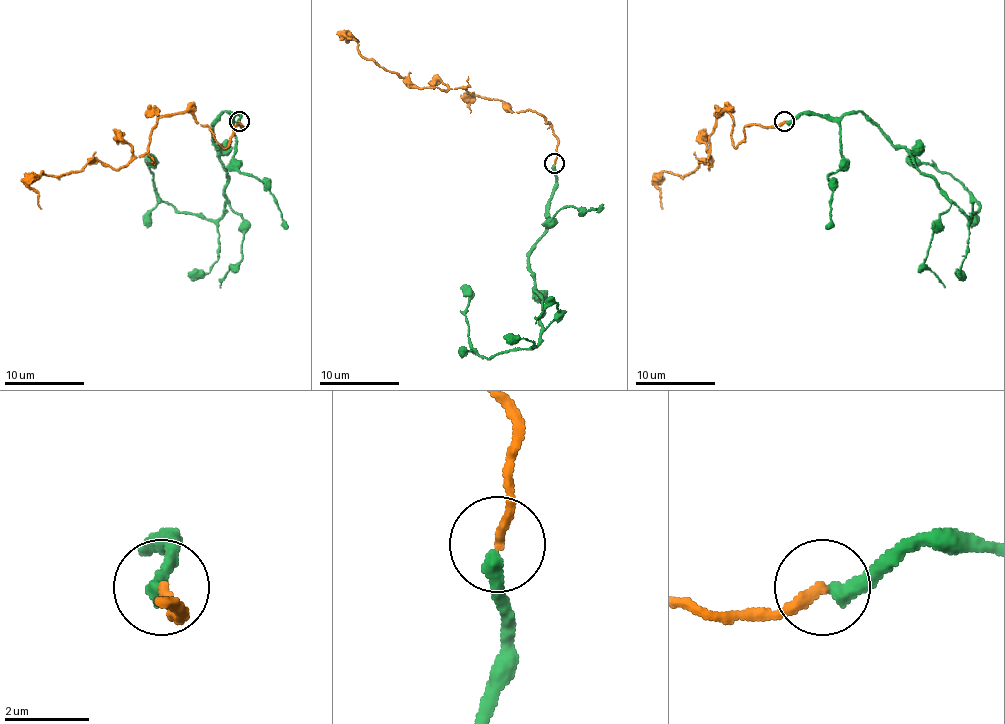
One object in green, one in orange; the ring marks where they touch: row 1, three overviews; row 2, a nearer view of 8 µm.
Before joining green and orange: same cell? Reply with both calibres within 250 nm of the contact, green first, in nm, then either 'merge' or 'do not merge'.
380/240 nm | do not merge

